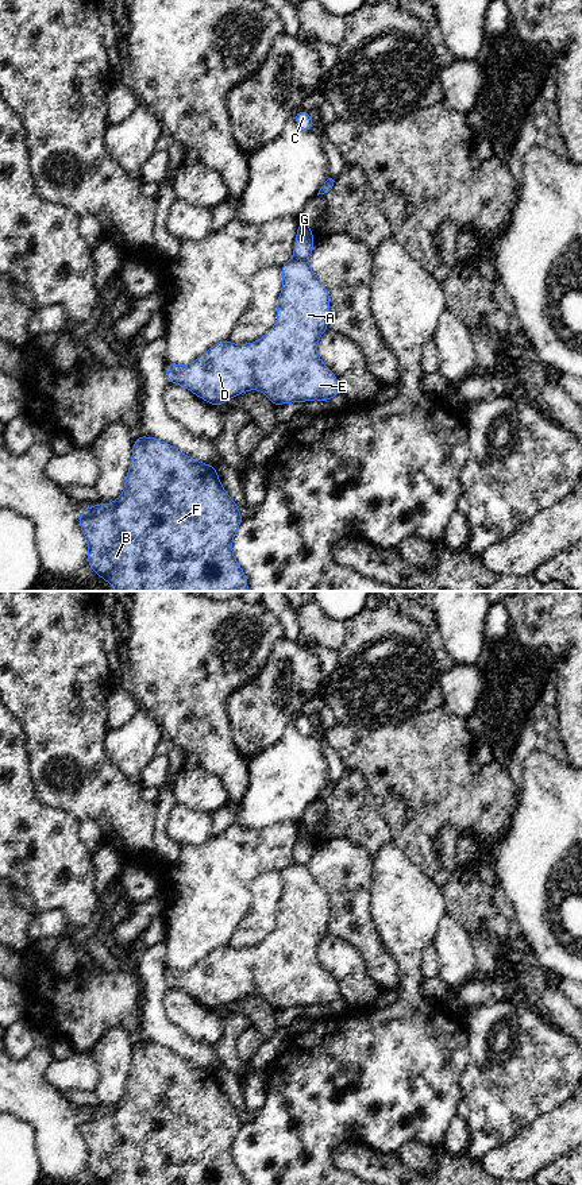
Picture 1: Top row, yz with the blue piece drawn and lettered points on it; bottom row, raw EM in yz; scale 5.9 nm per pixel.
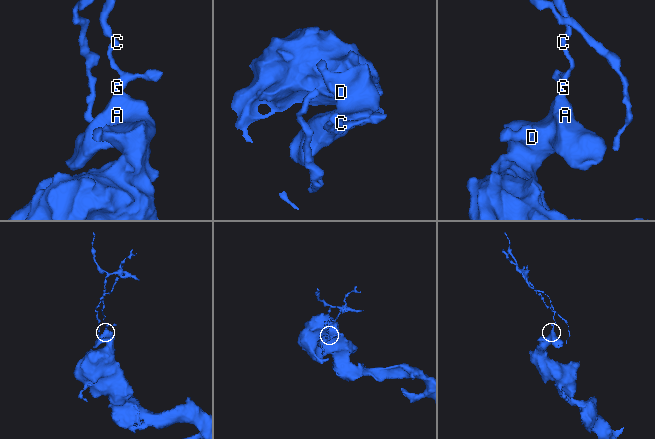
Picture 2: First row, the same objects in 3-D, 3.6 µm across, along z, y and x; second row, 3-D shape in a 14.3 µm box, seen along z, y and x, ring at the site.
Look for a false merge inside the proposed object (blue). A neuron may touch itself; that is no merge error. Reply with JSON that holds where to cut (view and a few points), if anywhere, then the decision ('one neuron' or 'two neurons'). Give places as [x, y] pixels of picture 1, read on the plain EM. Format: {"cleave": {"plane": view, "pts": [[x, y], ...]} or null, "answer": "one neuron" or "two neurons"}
{"cleave": {"plane": "yz", "pts": [[293, 861], [307, 865]]}, "answer": "two neurons"}

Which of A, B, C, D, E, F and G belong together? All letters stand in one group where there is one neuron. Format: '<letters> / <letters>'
A B D E F / C G

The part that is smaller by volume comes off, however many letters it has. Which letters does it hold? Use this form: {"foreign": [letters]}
{"foreign": ["C", "G"]}

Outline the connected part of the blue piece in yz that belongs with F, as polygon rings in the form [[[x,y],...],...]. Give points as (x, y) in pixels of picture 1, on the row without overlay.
[[[138,1041],[120,1101],[78,1119],[88,1149],[89,1173],[104,1185],[247,1185],[235,1165],[232,1147],[243,1122],[221,1091],[216,1072],[182,1058],[169,1047]]]

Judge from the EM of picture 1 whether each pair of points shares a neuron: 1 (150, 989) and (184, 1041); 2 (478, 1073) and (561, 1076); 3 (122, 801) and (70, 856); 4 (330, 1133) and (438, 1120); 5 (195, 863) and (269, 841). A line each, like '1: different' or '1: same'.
1: same
2: same
3: different
4: same
5: same

